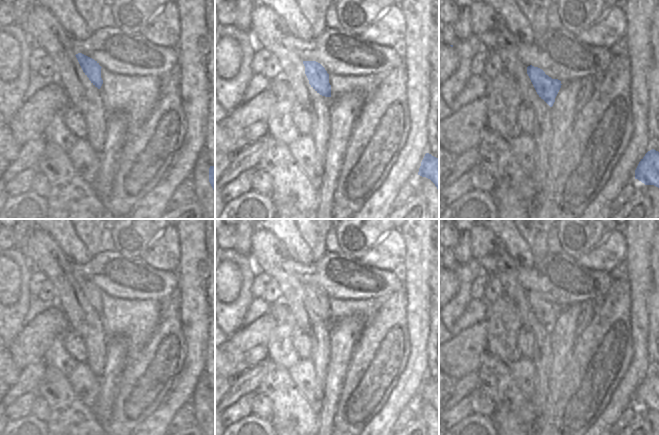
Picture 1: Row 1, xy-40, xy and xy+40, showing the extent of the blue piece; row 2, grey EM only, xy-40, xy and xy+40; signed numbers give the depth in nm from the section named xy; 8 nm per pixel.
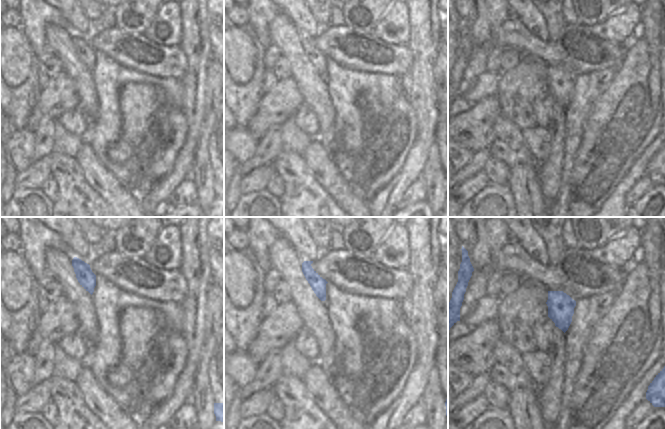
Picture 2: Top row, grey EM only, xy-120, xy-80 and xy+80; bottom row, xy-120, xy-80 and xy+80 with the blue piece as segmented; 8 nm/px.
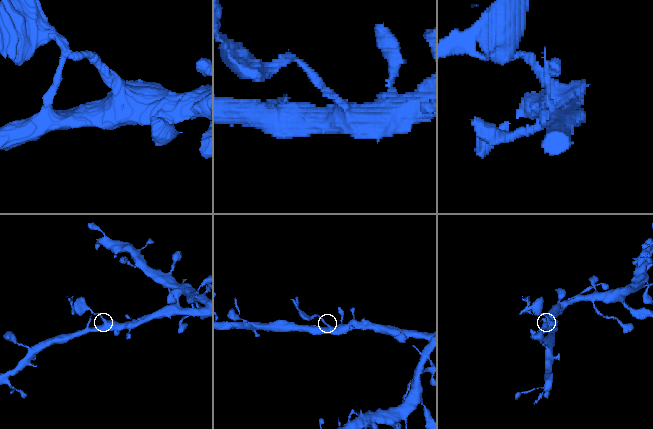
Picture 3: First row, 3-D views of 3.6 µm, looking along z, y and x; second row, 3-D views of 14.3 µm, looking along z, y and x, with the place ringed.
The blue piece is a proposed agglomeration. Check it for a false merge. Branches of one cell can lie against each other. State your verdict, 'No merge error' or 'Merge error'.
Merge error.

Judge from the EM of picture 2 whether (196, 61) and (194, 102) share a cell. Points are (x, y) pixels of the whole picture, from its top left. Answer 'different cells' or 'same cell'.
same cell

